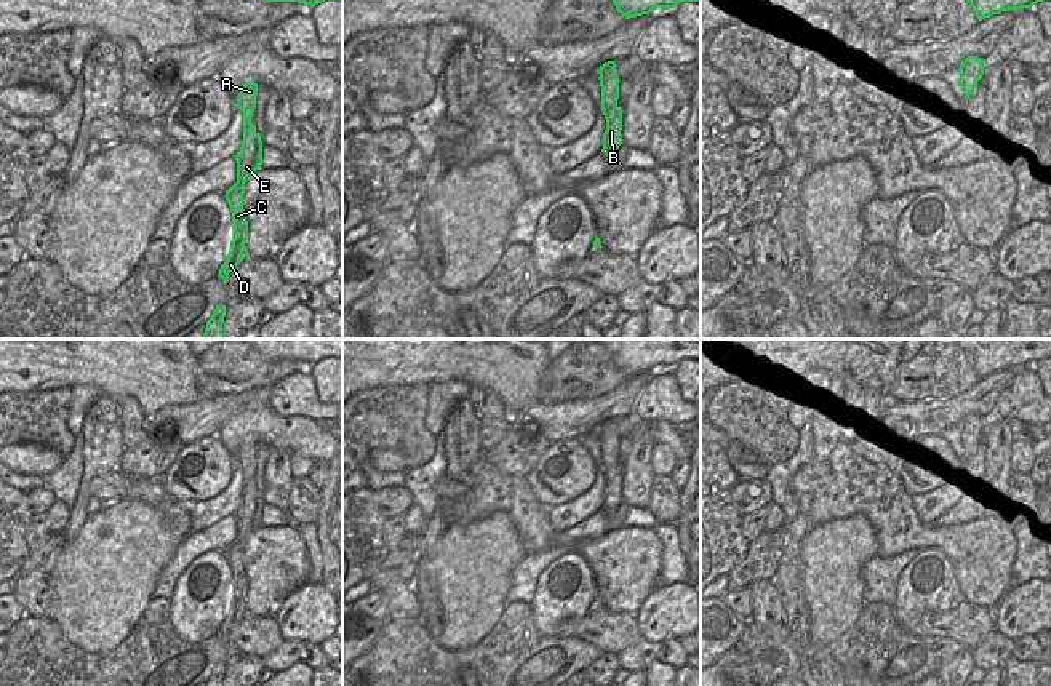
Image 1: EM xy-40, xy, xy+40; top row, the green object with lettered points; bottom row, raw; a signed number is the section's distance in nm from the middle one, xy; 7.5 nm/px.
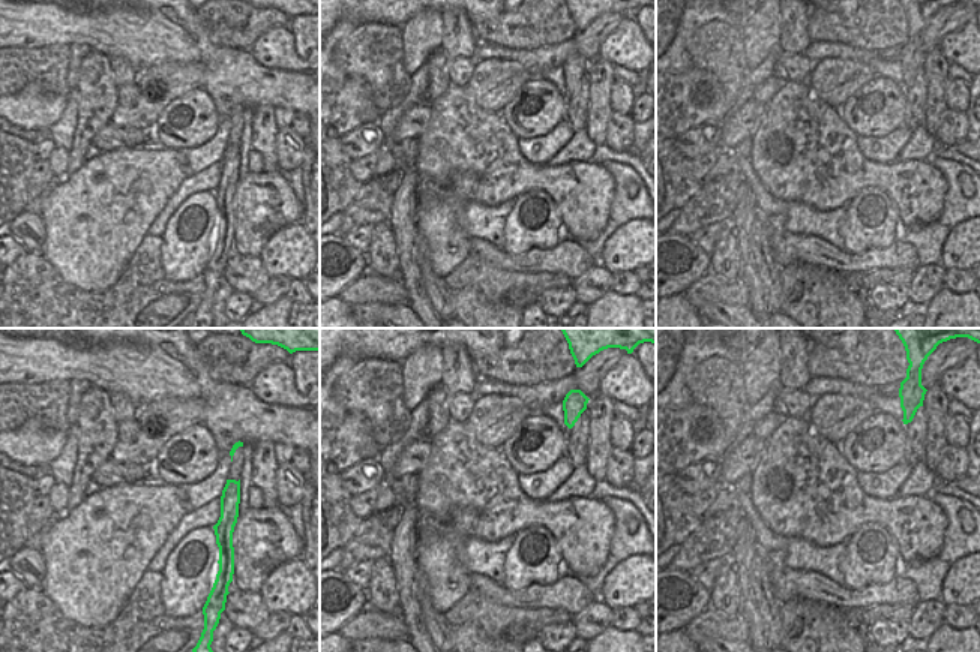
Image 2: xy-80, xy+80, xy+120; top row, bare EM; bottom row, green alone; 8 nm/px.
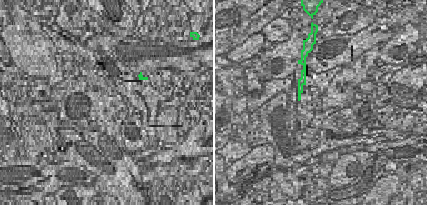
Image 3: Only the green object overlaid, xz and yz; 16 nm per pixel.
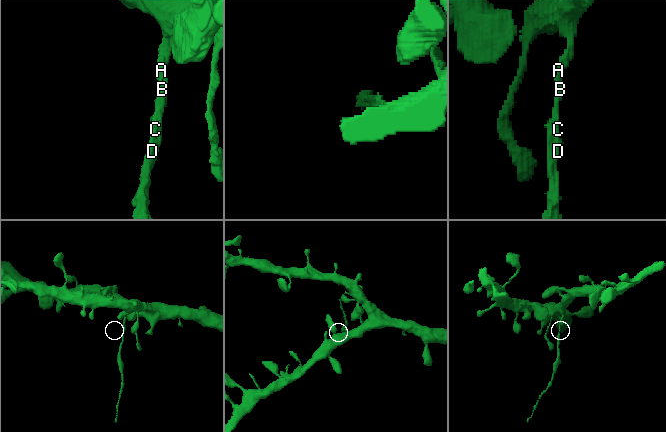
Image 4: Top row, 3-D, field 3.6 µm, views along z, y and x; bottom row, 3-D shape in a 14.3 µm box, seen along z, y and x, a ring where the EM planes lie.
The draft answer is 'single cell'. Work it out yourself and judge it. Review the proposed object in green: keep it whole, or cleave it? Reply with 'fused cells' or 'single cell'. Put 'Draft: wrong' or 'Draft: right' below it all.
fused cells
Draft: wrong

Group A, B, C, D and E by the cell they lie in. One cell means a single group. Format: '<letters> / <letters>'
A / B C D E

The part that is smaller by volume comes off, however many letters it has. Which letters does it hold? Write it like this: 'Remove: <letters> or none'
Remove: B, C, D, E.

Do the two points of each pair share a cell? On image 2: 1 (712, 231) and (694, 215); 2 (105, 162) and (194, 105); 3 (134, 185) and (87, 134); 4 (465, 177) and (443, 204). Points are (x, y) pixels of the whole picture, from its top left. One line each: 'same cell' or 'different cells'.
1: different cells
2: different cells
3: different cells
4: same cell

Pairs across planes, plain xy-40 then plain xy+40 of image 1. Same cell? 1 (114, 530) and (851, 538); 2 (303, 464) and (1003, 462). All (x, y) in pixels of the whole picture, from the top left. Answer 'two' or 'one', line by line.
1: one
2: two

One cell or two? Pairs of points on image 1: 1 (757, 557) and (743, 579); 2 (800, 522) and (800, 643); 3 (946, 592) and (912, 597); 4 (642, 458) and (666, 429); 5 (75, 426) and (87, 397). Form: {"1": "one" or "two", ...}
{"1": "one", "2": "one", "3": "one", "4": "two", "5": "one"}

